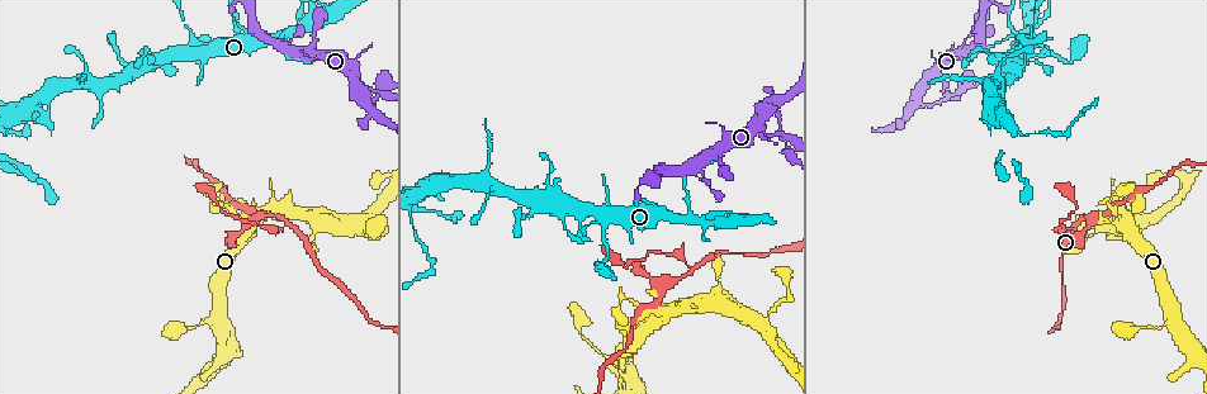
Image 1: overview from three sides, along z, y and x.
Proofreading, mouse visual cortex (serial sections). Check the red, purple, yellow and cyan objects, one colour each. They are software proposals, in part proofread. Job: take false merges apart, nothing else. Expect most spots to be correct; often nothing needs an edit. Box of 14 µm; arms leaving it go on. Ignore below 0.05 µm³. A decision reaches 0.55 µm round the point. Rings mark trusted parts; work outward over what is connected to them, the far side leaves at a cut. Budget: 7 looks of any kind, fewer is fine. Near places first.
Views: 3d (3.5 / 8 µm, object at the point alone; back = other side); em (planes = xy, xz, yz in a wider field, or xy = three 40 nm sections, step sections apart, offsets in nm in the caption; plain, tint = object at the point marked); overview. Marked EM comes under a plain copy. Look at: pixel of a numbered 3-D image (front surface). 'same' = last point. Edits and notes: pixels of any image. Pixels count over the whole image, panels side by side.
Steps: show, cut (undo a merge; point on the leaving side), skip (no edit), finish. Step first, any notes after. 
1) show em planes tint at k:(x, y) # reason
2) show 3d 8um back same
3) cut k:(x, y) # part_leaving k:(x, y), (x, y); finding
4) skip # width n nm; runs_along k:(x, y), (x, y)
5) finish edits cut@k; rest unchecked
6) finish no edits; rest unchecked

show 3d 3.5um at 1:(696, 269) # branch point

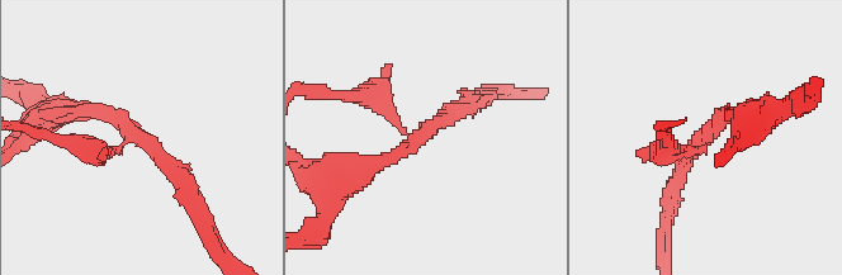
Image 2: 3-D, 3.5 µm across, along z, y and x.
show em xy step 1 tint at 2:(711, 135) # arms 3; arm_widths 200, 200, 200 nm; shape alone is not enough

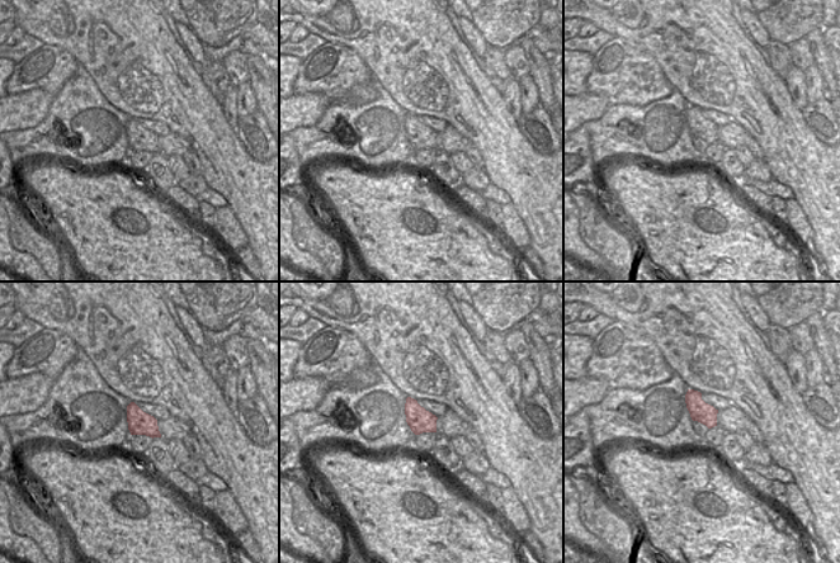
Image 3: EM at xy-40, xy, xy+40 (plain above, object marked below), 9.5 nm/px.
skip # runs_along 2:(472, 102), (350, 183); continuous, no second cell

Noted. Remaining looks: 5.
show 3d 3.5um at 1:(945, 94) # a narrow waist

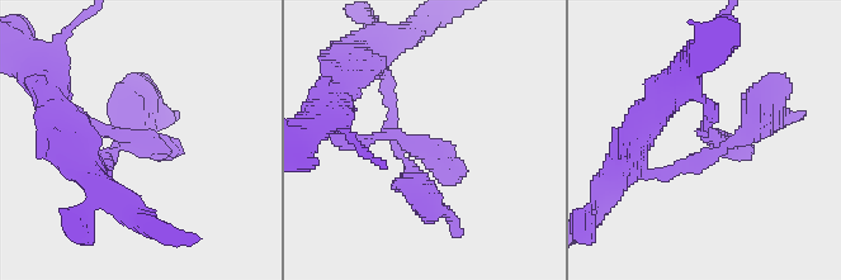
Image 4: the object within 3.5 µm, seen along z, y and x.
show em planes tint at 4:(409, 146) # now the EM

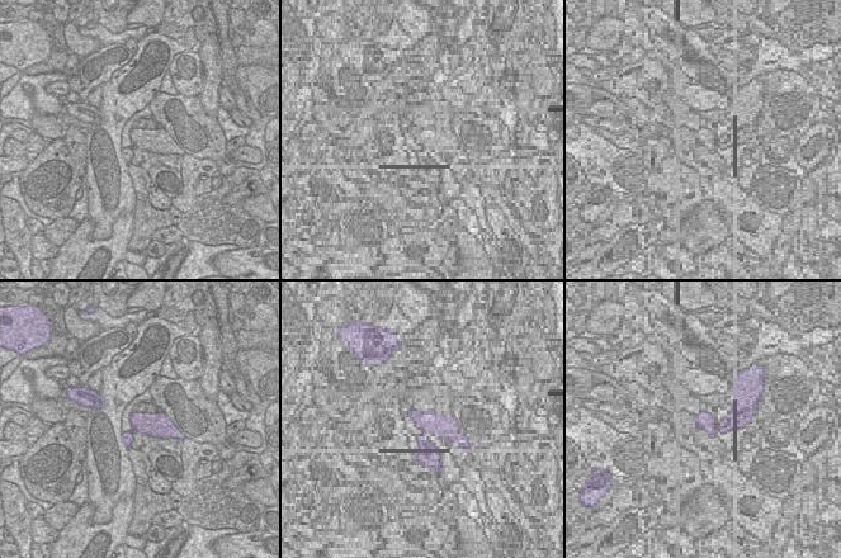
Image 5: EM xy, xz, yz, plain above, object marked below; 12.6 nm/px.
show em xy step 5 tint same # cut it another way

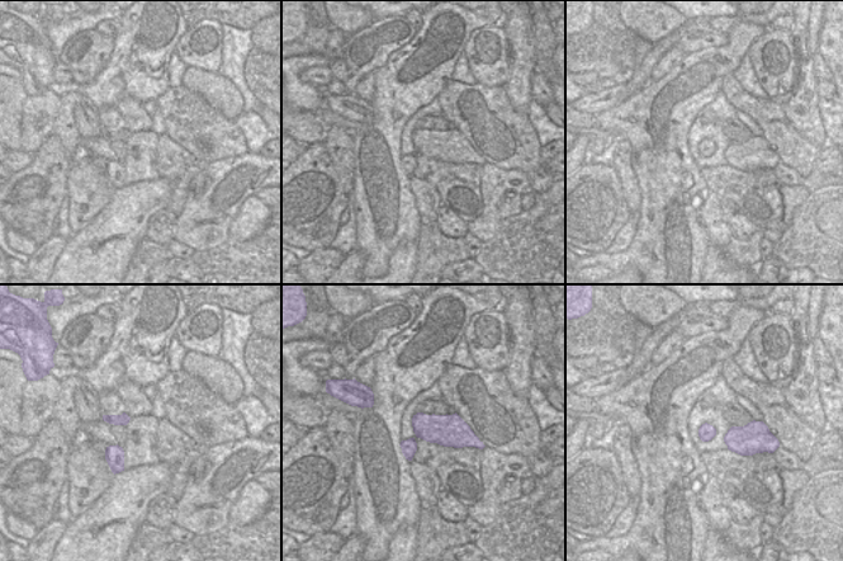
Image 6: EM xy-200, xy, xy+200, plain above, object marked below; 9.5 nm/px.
skip # runs_along 4:(336, 140), (398, 136), (425, 200); all the same cell

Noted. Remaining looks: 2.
show 3d 3.5um at 1:(286, 34) # a fork

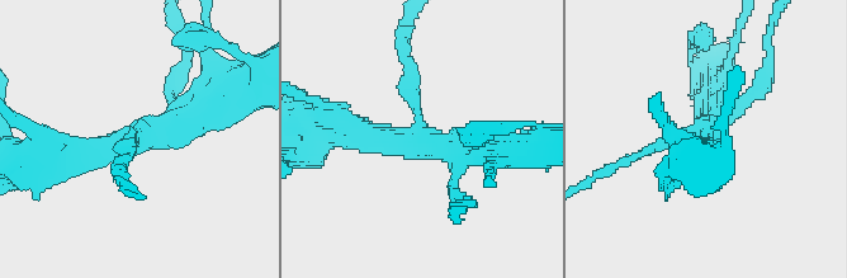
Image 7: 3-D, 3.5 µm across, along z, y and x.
show em xy step 2 tint at 7:(414, 142) # arms 3; arm_widths 150, 350, 400 nm; need the tissue

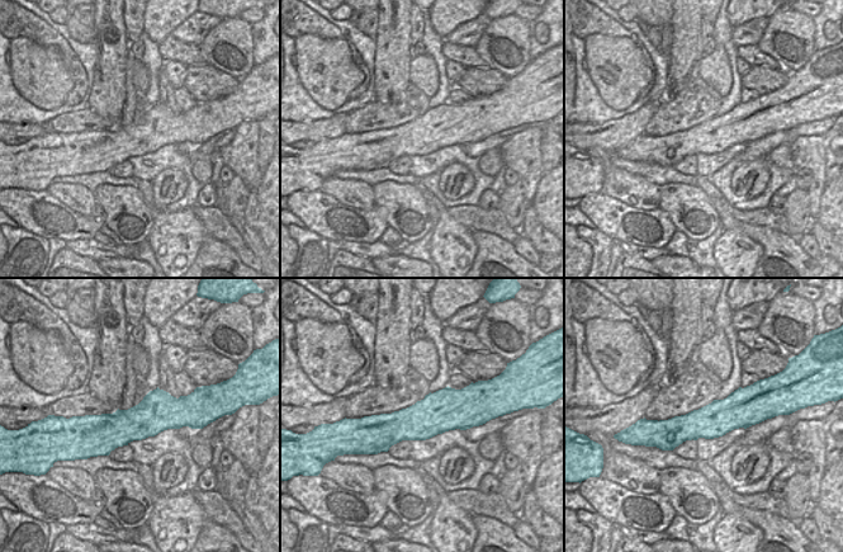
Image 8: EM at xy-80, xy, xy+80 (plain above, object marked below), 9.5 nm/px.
skip # width 400 nm; runs_along 7:(53, 161), (132, 142), (209, 111); all the same cell

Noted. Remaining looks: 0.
finish no edits; rest unchecked

